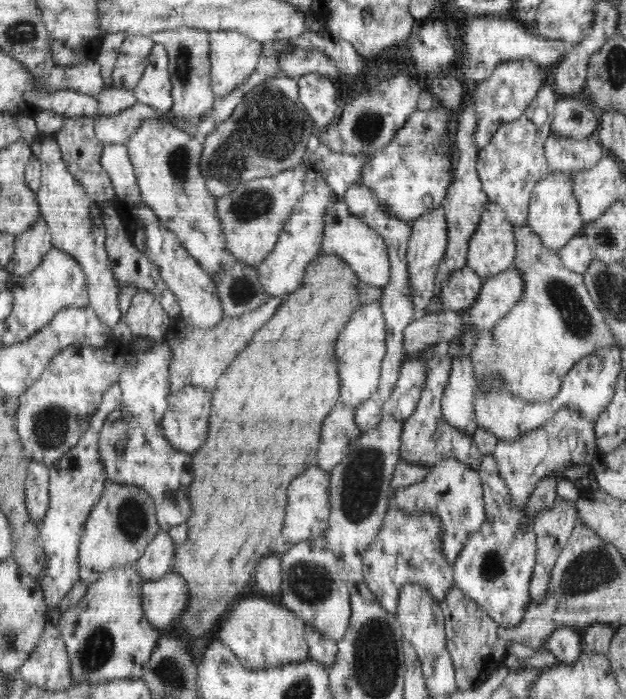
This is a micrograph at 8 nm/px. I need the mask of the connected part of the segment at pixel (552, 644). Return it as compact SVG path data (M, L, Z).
M570 627L556 629L550 635L547 649L558 659L559 664L568 665L578 660L585 651L582 635L578 635L578 632Z

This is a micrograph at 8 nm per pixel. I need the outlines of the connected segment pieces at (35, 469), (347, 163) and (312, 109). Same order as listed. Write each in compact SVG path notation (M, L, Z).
M36 461L29 462L25 480L25 506L29 518L37 523L46 516L49 507L49 467Z
M319 145L316 150L308 150L308 172L304 176L305 190L314 188L317 181L317 173L326 177L325 183L335 193L338 201L344 199L344 192L348 190L368 164L370 156L365 154L346 154L344 152L332 152L325 145Z
M308 73L296 79L299 101L318 128L333 123L338 111L338 90L335 81L318 73Z

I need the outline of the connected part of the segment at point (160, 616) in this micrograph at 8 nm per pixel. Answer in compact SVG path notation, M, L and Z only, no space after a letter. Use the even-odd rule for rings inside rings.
M169 571L156 581L145 580L142 584L142 609L148 623L156 632L171 629L180 614L188 608L186 584L177 572Z

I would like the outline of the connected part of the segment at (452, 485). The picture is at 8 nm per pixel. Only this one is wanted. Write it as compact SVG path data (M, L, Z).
M449 458L427 470L424 480L394 490L394 503L405 514L427 512L437 516L442 523L441 553L445 562L452 565L460 556L470 534L478 532L486 520L483 486L479 471Z

